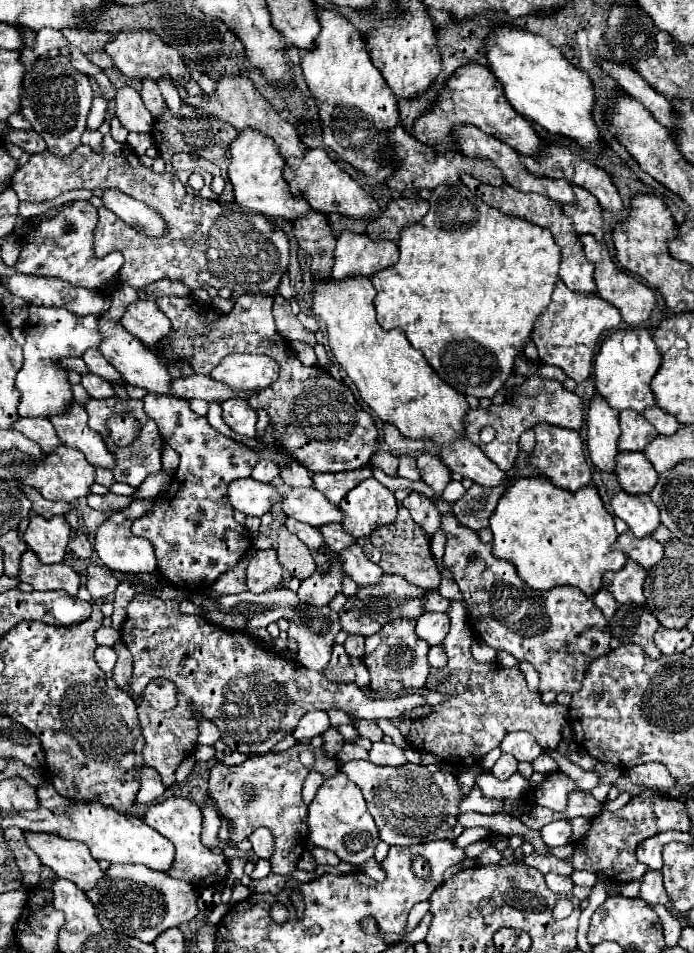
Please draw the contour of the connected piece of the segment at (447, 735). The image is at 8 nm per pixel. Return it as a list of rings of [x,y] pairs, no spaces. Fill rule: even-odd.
[[[452,599],[448,607],[450,631],[444,639],[444,649],[448,655],[448,665],[444,669],[432,669],[426,687],[448,693],[450,699],[438,707],[420,707],[408,711],[400,717],[400,721],[410,719],[410,727],[398,727],[408,743],[412,743],[420,751],[428,751],[440,757],[444,763],[456,765],[458,769],[472,767],[482,761],[482,757],[500,747],[502,739],[510,731],[528,731],[534,739],[546,749],[556,749],[562,739],[562,725],[566,723],[568,707],[550,703],[540,703],[538,691],[528,691],[526,679],[520,669],[506,669],[500,663],[476,663],[470,655],[472,633],[466,629],[466,607],[462,601]]]

